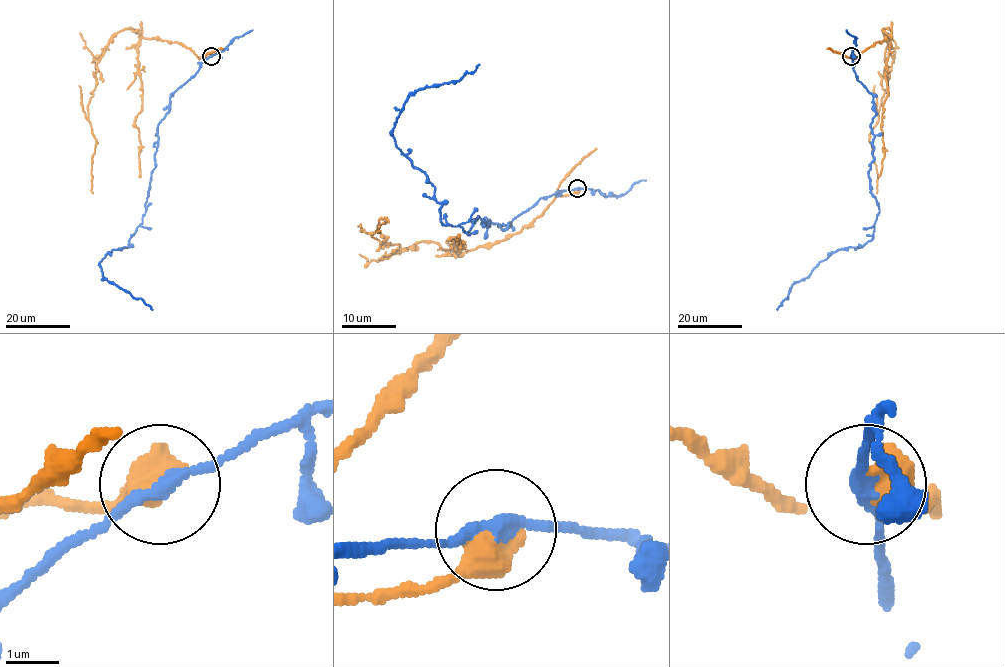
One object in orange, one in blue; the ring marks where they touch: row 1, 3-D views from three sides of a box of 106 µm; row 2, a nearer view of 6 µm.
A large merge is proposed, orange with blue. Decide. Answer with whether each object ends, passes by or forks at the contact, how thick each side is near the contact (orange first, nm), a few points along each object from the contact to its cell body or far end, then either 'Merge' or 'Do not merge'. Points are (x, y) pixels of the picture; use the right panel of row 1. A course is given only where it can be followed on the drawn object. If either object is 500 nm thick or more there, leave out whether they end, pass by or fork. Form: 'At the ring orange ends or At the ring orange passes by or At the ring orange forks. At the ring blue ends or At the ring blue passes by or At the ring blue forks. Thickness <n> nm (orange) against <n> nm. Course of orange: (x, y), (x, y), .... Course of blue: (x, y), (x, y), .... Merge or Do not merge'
Thickness 650 nm (orange) against 240 nm. Course of orange: (852, 55), (888, 38), (891, 31), (883, 29), (885, 92), (869, 139), (877, 193). Course of blue: (852, 55), (876, 114), (869, 174), (879, 211), (873, 236), (821, 260), (777, 310). Do not merge

